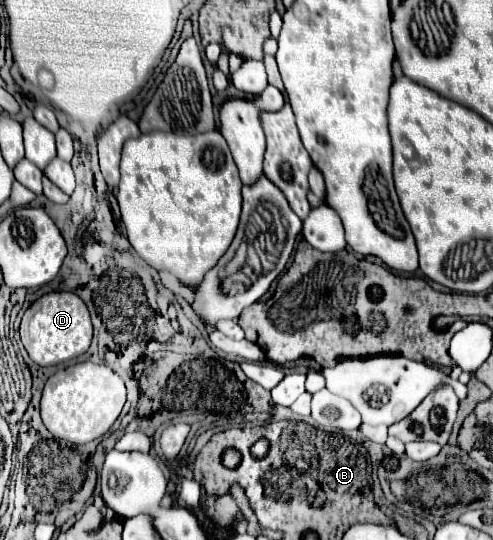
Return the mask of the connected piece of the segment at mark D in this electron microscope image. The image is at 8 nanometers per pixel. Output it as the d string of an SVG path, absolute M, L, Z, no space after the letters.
M49 292L35 300L21 320L21 342L29 358L39 366L57 366L83 356L89 350L93 326L85 302L73 292Z

